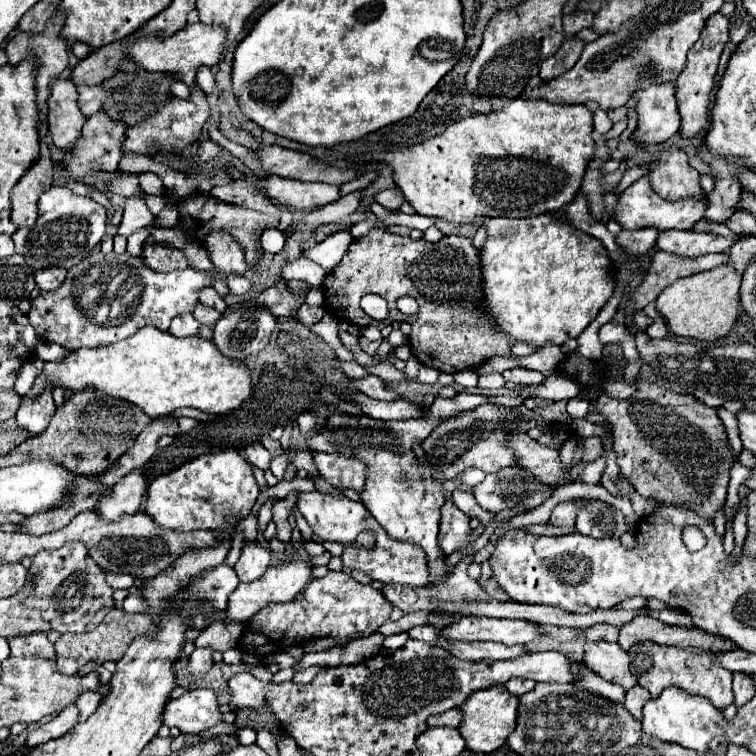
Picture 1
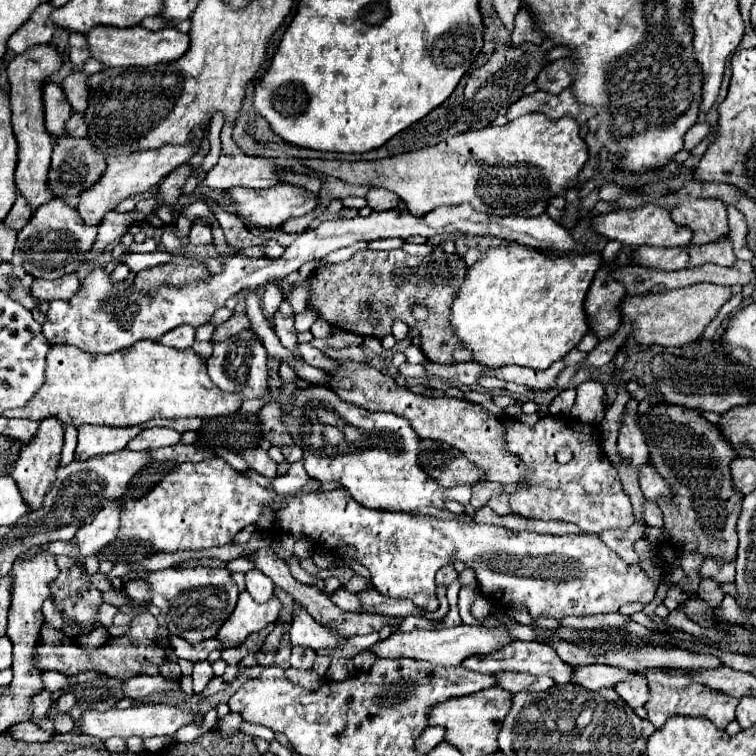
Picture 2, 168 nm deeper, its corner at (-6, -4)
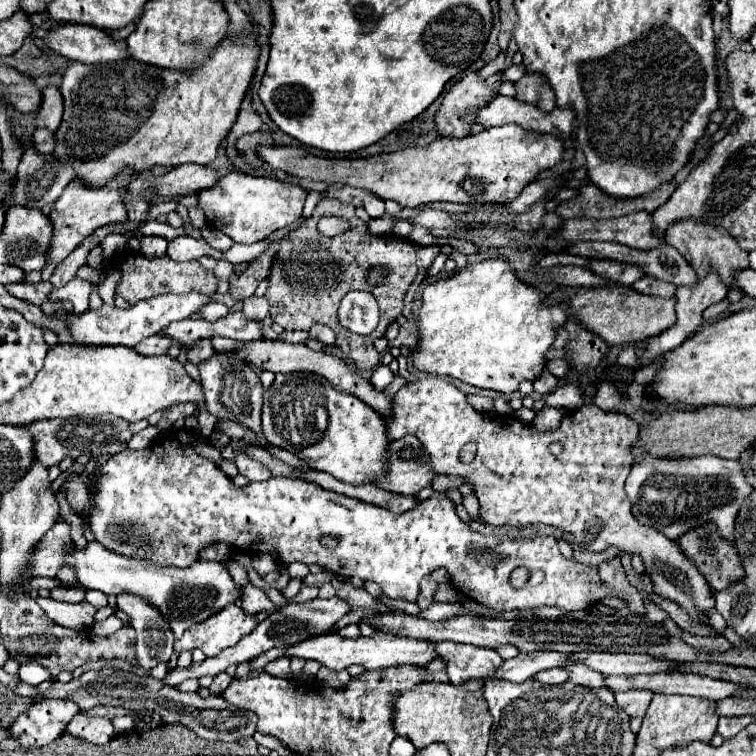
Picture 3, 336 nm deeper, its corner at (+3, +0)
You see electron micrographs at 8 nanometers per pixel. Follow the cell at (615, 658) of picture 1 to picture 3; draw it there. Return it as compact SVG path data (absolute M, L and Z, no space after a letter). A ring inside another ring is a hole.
M625 691L625 693L615 693L617 705L629 715L629 717L645 717L645 711L653 699L653 693L643 693L639 691Z

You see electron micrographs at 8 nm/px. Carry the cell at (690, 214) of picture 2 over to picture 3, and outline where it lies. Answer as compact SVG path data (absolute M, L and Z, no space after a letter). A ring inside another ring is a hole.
M691 219L677 221L675 225L671 225L671 229L667 229L665 243L675 247L687 259L687 263L695 269L699 279L707 277L709 273L717 273L719 279L729 289L737 289L735 273L741 269L749 269L749 253L743 251L725 229L713 229L709 225L703 225L699 221L691 221Z

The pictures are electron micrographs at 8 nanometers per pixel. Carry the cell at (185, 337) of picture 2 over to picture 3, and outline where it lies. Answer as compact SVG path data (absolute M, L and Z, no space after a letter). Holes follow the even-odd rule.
M157 333L157 335L151 335L143 341L139 341L139 345L135 345L133 349L139 355L163 355L163 353L167 353L171 343L173 343L171 337L159 337L159 333Z

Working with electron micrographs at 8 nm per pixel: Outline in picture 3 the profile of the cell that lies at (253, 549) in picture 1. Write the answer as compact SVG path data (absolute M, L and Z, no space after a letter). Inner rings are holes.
M245 585L243 587L243 599L241 599L241 609L245 613L251 613L251 615L257 615L261 611L273 611L275 605L271 603L271 599L255 585Z

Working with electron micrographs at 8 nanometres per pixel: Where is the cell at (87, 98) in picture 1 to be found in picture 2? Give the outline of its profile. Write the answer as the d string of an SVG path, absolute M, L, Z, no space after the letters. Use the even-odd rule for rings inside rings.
M74 113L68 119L68 133L74 137L84 137L88 133L88 125L84 121L84 113Z

